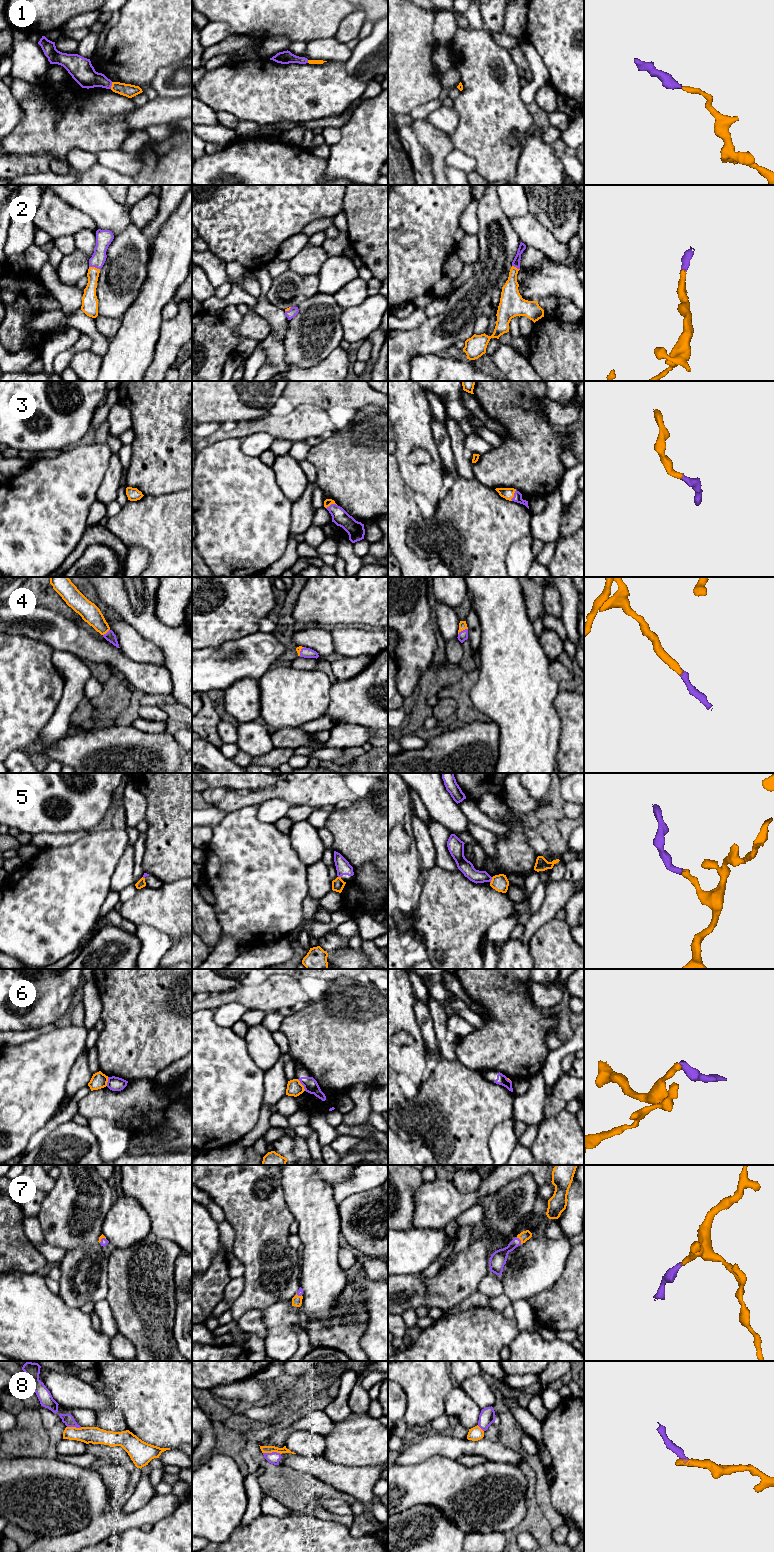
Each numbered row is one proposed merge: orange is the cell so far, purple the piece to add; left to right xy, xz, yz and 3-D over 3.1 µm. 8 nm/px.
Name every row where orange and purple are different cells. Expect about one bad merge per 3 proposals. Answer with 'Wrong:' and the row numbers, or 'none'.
Wrong: 5, 6, 8

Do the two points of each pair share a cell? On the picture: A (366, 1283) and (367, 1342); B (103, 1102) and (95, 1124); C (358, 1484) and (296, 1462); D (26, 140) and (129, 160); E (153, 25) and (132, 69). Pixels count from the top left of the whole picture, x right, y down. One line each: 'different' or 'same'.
A: same
B: different
C: same
D: different
E: same

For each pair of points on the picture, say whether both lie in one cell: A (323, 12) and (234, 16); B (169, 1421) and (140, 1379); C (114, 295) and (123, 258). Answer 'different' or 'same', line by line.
A: same
B: same
C: same

